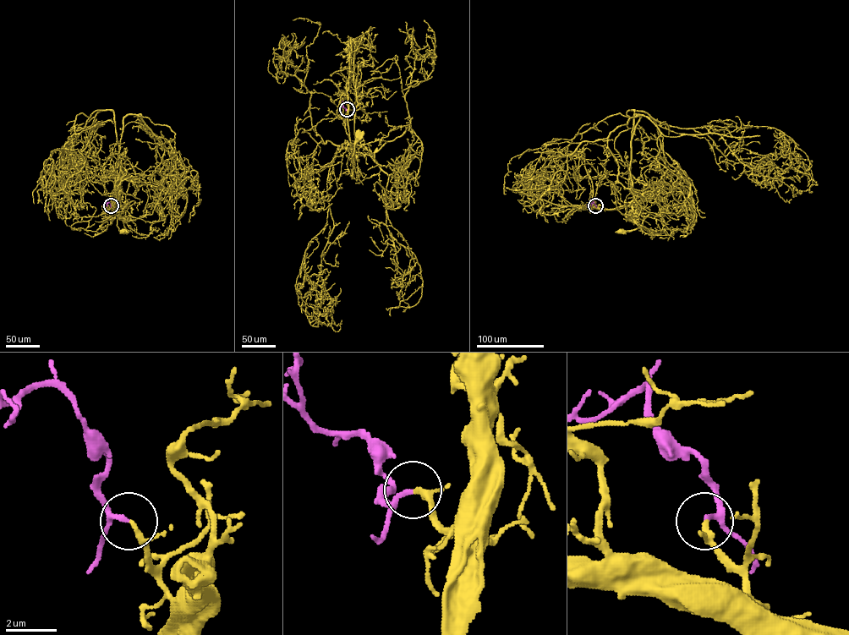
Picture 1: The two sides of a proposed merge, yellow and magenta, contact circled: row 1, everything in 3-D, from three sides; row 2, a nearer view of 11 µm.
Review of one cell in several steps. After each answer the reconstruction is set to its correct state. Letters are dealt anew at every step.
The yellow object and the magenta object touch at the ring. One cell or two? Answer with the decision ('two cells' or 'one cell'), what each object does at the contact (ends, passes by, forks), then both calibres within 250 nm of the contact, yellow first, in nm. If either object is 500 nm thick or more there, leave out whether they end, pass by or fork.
one cell; yellow passes by; magenta passes by; calibres 160 and 140 nm

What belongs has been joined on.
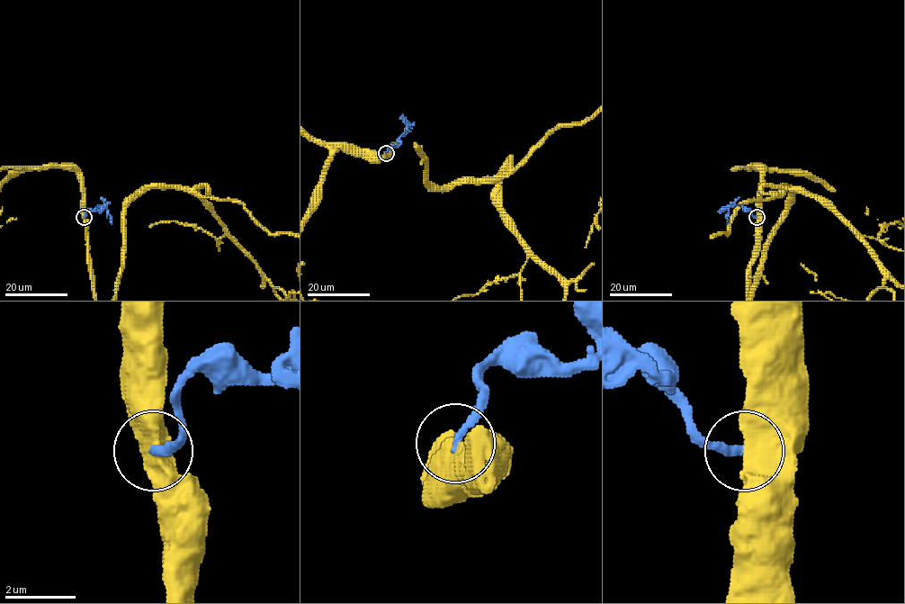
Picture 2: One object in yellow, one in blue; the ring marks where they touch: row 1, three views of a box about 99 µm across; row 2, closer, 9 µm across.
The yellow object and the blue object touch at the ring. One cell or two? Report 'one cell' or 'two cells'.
two cells

